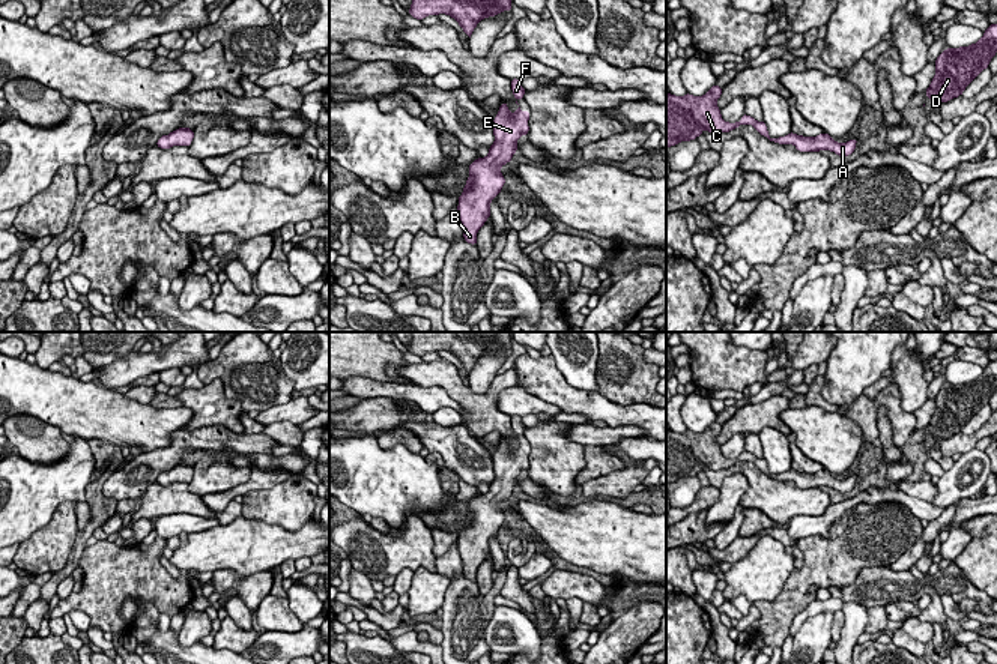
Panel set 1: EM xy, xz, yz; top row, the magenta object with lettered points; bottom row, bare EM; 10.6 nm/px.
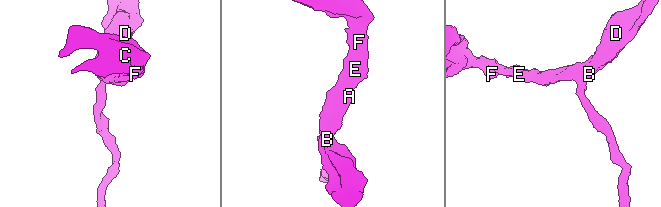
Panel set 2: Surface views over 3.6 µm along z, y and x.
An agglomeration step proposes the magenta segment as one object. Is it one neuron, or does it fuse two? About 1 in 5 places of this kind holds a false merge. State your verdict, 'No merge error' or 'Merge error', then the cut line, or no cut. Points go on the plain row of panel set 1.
No merge error. No split

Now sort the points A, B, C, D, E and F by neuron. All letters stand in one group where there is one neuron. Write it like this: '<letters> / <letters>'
A B C D E F

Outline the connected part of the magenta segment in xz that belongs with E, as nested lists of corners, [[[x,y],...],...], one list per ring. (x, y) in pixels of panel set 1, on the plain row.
[[[502,439],[493,455],[495,479],[489,484],[489,491],[469,500],[469,514],[463,530],[459,532],[457,548],[463,575],[471,581],[477,581],[477,569],[490,554],[490,538],[505,520],[501,503],[519,487],[517,476],[529,469],[529,452],[531,449],[522,448],[520,443],[511,451],[507,439]]]

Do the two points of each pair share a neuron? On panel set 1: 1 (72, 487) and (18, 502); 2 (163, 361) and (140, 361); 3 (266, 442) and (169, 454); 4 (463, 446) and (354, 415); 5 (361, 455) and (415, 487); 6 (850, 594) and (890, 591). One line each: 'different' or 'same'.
1: same
2: same
3: same
4: same
5: same
6: same

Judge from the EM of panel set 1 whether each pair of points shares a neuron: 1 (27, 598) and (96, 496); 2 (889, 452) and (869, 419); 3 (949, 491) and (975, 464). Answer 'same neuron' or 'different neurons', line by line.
1: different neurons
2: different neurons
3: same neuron

